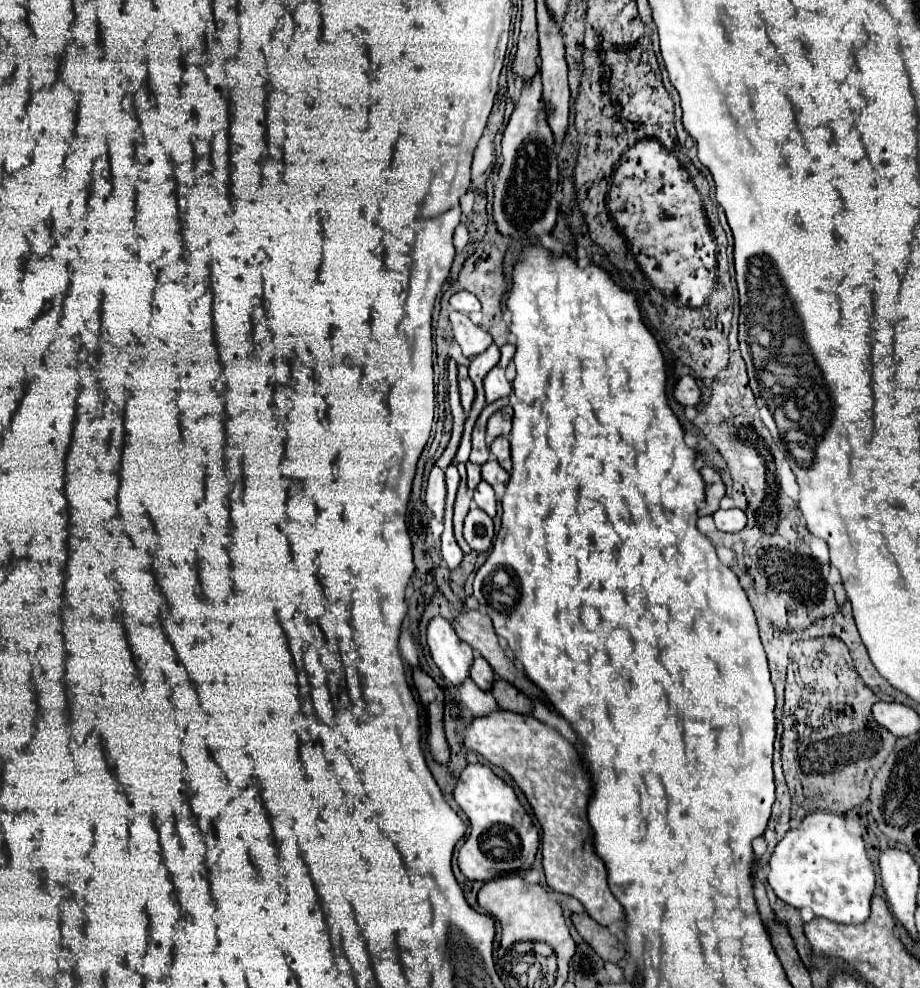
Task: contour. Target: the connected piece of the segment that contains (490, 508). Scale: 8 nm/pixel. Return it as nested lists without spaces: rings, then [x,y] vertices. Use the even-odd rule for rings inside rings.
[[[480,482],[478,488],[474,490],[474,502],[478,508],[482,508],[488,516],[496,516],[496,496],[494,490],[488,482]]]

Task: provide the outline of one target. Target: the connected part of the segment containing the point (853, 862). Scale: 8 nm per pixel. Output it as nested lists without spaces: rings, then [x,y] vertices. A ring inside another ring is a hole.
[[[814,812],[796,830],[788,830],[776,844],[770,858],[768,882],[776,896],[794,908],[808,906],[816,916],[842,924],[862,924],[870,916],[876,876],[862,836],[850,834],[842,816]]]

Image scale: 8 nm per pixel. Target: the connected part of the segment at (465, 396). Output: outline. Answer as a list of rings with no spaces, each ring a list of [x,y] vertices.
[[[468,362],[458,364],[458,386],[460,386],[462,408],[464,408],[464,412],[468,412],[468,408],[472,406],[472,400],[474,400],[474,384],[468,378]]]

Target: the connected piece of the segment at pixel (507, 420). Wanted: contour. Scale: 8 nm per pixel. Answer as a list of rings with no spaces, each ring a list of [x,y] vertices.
[[[504,406],[498,412],[494,412],[488,418],[488,426],[486,426],[486,434],[488,438],[498,438],[498,436],[508,436],[512,430],[512,408]]]

